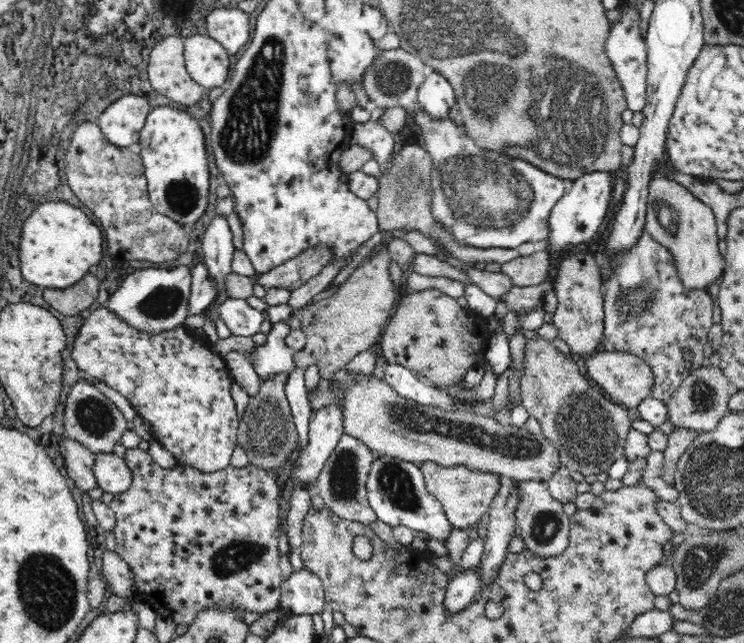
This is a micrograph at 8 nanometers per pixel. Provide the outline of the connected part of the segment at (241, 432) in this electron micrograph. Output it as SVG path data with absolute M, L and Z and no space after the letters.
M282 372L282 374L276 374L272 380L262 382L258 396L250 398L246 412L238 424L238 444L248 454L250 464L260 466L268 472L276 472L278 468L282 468L288 462L290 454L300 446L300 436L294 426L292 408L286 398L288 376L290 372Z

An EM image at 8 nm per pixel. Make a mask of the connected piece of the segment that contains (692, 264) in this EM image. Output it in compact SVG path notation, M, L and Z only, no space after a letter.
M656 174L648 188L648 214L646 232L674 256L674 264L684 290L710 288L714 282L722 280L726 272L726 260L718 252L718 226L716 216L710 206L694 198L690 190L678 182L668 180L664 174Z

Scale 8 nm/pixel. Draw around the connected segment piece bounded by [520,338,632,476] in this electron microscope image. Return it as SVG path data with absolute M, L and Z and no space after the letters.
M536 338L536 340L526 342L526 352L524 352L524 360L522 360L522 378L520 380L522 380L520 382L520 386L522 386L522 406L528 410L530 416L534 416L540 422L544 436L560 452L562 466L570 468L572 474L580 472L584 476L588 476L588 474L598 476L600 472L608 472L610 466L616 460L624 458L626 438L628 438L628 432L632 430L628 408L612 402L608 396L604 396L602 392L592 388L586 382L586 378L580 374L576 362L562 356L562 352L556 350L550 340Z

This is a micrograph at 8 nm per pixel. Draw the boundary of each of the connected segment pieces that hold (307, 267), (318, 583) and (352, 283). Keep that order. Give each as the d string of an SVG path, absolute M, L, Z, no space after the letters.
M314 248L314 250L304 250L302 254L290 258L282 266L276 266L274 270L254 276L254 284L262 284L268 292L268 288L288 288L296 290L310 278L318 276L330 262L332 262L332 250L330 248Z
M300 570L294 572L284 584L282 584L282 602L280 608L284 608L290 614L320 614L328 608L326 604L326 592L324 582L312 572L312 570Z
M404 144L400 152L392 154L390 166L386 172L378 178L378 224L380 232L386 232L382 242L382 250L368 262L360 264L360 268L330 296L320 300L314 306L304 308L298 318L302 322L302 332L306 334L306 346L302 352L294 354L294 364L296 368L308 368L316 366L322 380L330 380L338 370L344 370L346 364L360 352L376 346L384 334L386 324L394 316L398 308L398 300L402 298L400 288L392 284L390 278L390 262L394 260L390 256L390 246L388 242L394 238L396 230L406 230L406 232L418 232L430 238L434 244L442 246L448 254L454 258L462 260L464 264L476 264L476 262L494 262L494 264L506 264L512 262L514 258L520 256L518 250L508 250L508 248L474 248L474 246L464 246L454 240L450 228L438 224L432 214L432 174L434 172L434 162L432 156L426 152L424 146L418 144Z

